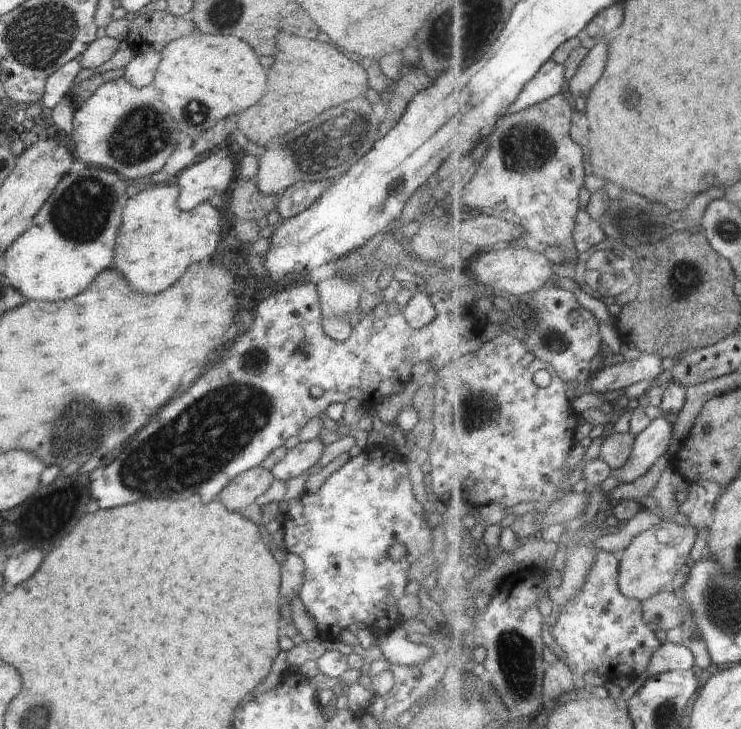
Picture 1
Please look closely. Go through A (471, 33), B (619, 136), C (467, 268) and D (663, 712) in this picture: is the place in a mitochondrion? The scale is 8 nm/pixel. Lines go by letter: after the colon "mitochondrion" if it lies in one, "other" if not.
A: mitochondrion
B: other
C: other
D: mitochondrion

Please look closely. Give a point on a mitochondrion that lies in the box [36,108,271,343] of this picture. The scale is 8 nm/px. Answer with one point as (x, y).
(84, 210)

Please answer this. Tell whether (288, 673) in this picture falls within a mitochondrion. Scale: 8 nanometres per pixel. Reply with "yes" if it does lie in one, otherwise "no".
no

